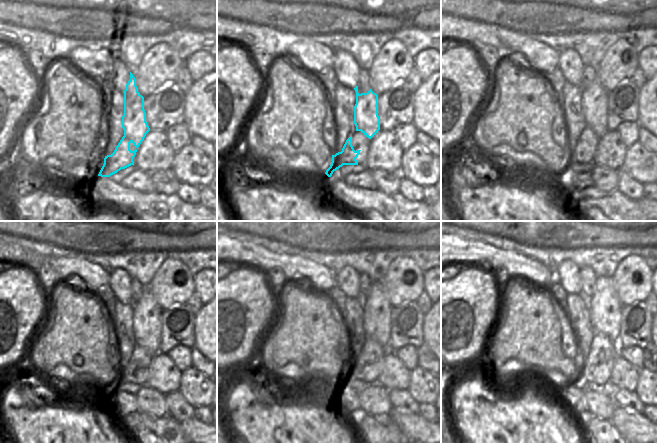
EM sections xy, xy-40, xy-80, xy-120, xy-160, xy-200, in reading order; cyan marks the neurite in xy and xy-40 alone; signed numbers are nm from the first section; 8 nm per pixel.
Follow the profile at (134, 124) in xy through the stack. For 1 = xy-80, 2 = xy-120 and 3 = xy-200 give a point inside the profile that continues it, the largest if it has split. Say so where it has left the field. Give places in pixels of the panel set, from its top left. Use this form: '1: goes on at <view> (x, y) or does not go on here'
1: goes on at xy-80 (594, 98)
2: goes on at xy-120 (147, 328)
3: goes on at xy-200 (604, 312)

